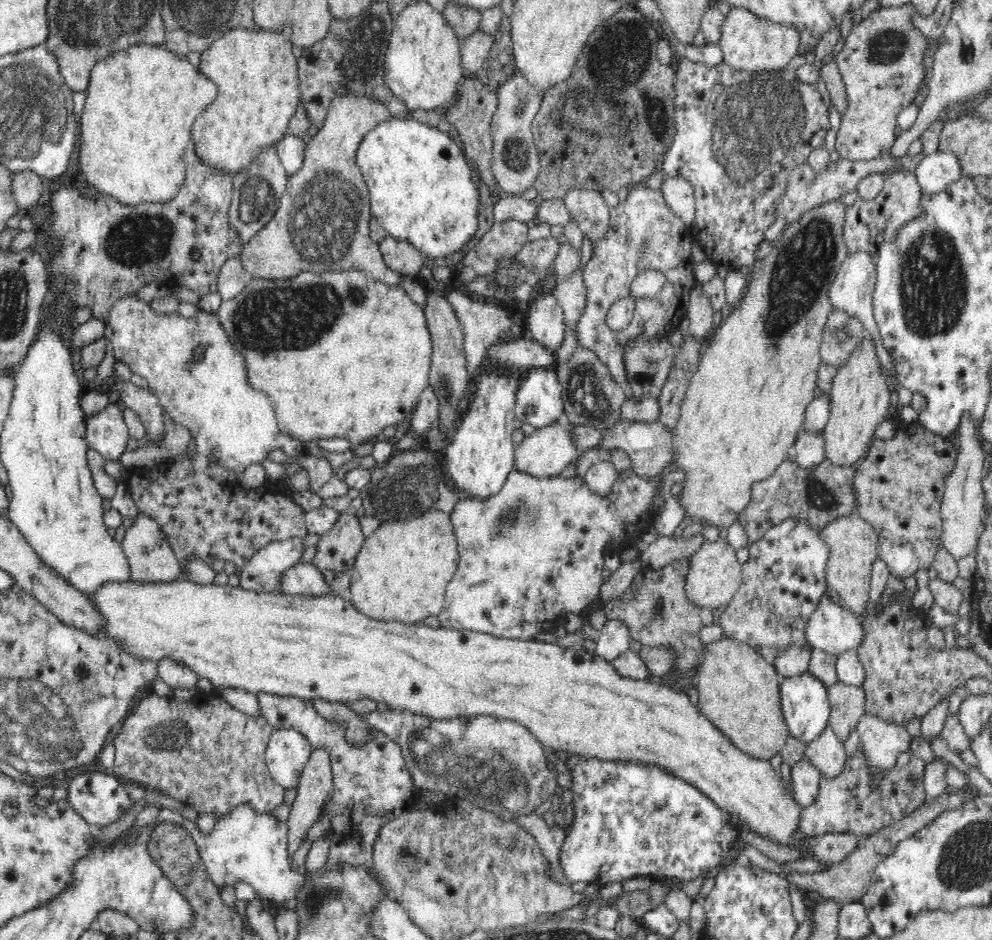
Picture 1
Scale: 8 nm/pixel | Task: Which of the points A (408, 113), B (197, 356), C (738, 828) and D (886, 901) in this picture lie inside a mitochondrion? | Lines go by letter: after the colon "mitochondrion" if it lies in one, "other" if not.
A: other
B: other
C: other
D: mitochondrion

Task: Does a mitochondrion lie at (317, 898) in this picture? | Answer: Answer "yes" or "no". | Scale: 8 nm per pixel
yes

